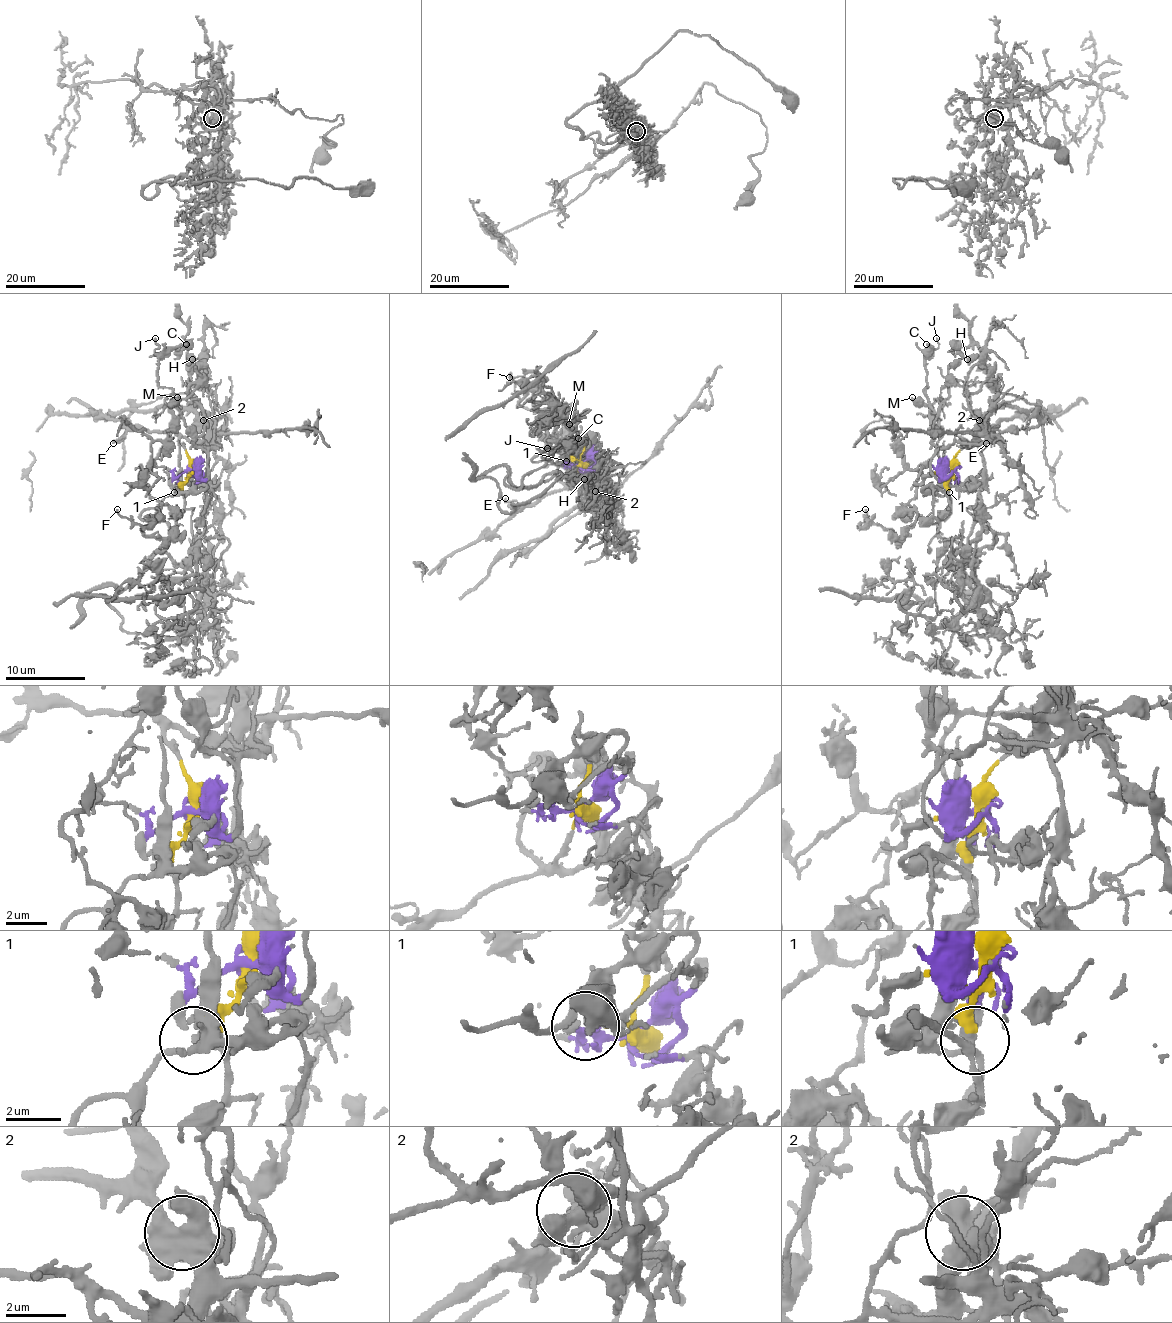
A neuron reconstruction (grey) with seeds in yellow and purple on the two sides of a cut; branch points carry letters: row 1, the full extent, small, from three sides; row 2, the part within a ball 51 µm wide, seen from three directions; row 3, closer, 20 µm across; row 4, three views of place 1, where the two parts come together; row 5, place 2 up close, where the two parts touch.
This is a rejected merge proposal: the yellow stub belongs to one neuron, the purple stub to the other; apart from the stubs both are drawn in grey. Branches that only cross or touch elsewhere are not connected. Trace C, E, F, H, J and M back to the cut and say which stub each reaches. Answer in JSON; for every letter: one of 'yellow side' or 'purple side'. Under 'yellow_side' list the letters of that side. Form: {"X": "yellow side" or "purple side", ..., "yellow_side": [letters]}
{"C": "purple side", "E": "yellow side", "F": "purple side", "H": "yellow side", "J": "purple side", "M": "purple side", "yellow_side": ["E", "H"]}

